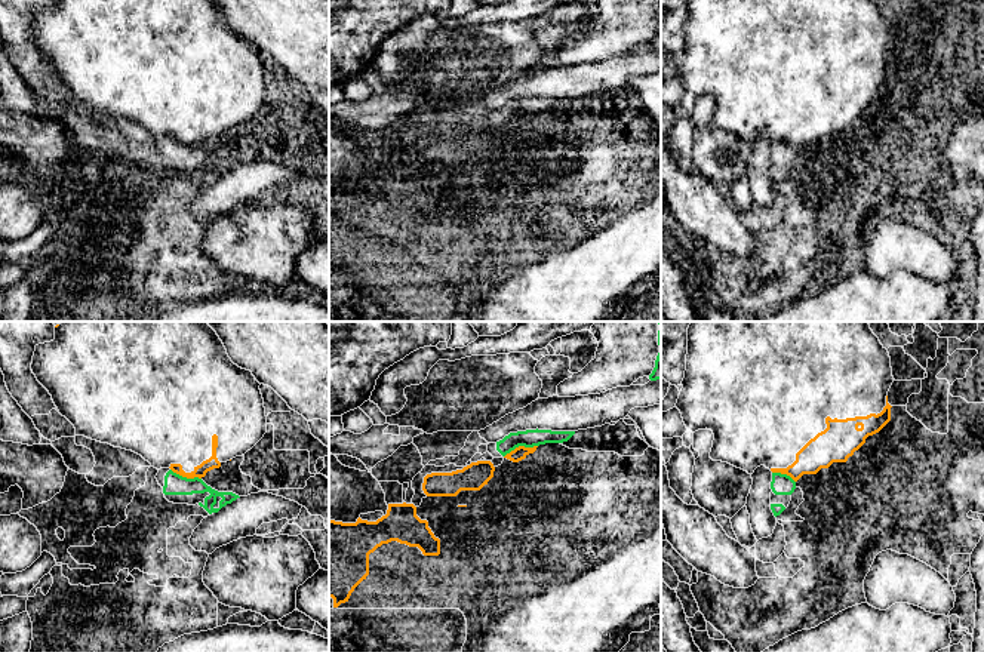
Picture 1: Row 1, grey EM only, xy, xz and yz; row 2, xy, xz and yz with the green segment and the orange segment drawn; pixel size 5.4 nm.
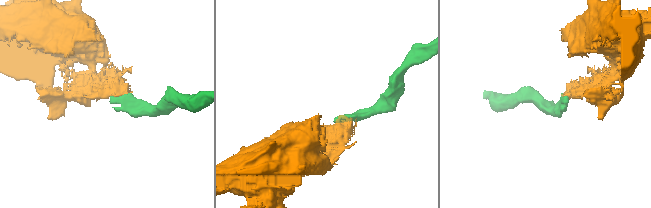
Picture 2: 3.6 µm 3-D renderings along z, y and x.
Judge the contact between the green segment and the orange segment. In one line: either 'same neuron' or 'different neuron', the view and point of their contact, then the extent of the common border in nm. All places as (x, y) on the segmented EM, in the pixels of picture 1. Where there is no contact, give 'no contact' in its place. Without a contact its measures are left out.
different neuron | xz (520, 445) | 200 nm

